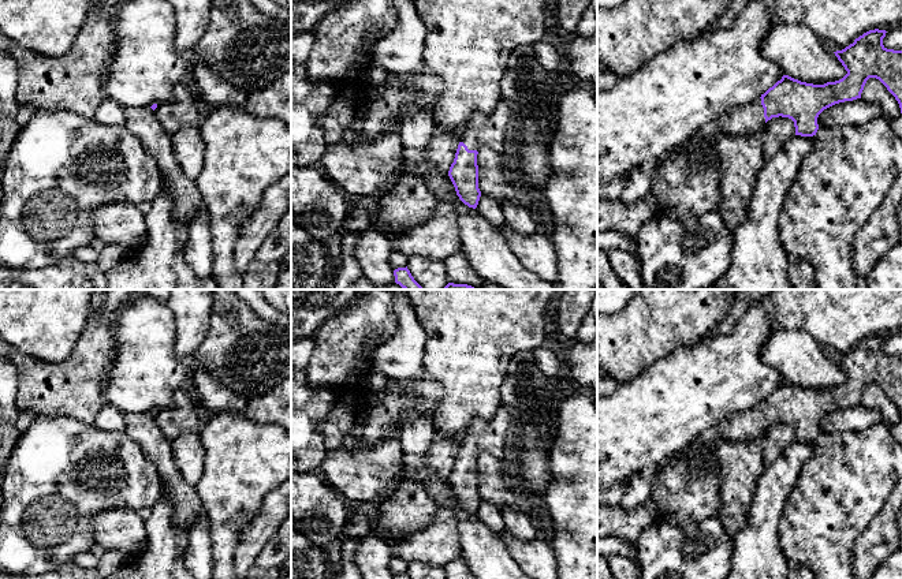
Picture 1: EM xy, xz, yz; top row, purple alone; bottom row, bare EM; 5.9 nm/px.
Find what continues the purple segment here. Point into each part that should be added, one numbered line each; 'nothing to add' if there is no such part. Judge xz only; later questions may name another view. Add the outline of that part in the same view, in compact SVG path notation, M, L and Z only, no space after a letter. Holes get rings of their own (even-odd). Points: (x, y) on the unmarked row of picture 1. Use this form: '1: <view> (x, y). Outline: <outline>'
1: xz (494, 436). Outline: M502 404L496 415L491 421L474 418L469 430L459 440L469 456L480 457L489 453L497 459L503 459L510 451L510 440L515 427L510 408Z

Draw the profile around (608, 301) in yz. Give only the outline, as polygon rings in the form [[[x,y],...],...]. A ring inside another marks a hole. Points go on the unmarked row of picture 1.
[[[597,290],[597,311],[612,314],[623,309],[636,290]]]

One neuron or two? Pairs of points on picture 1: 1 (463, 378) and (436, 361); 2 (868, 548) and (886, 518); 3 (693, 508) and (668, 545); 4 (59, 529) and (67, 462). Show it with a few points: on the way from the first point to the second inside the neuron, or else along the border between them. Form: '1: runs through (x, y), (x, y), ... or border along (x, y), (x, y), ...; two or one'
1: runs through (457, 372), (443, 361); one
2: runs through (875, 541), (882, 534), (884, 525); one
3: border along (715, 515), (701, 520), (678, 523), (659, 520); two
4: runs through (59, 512), (62, 478); one

